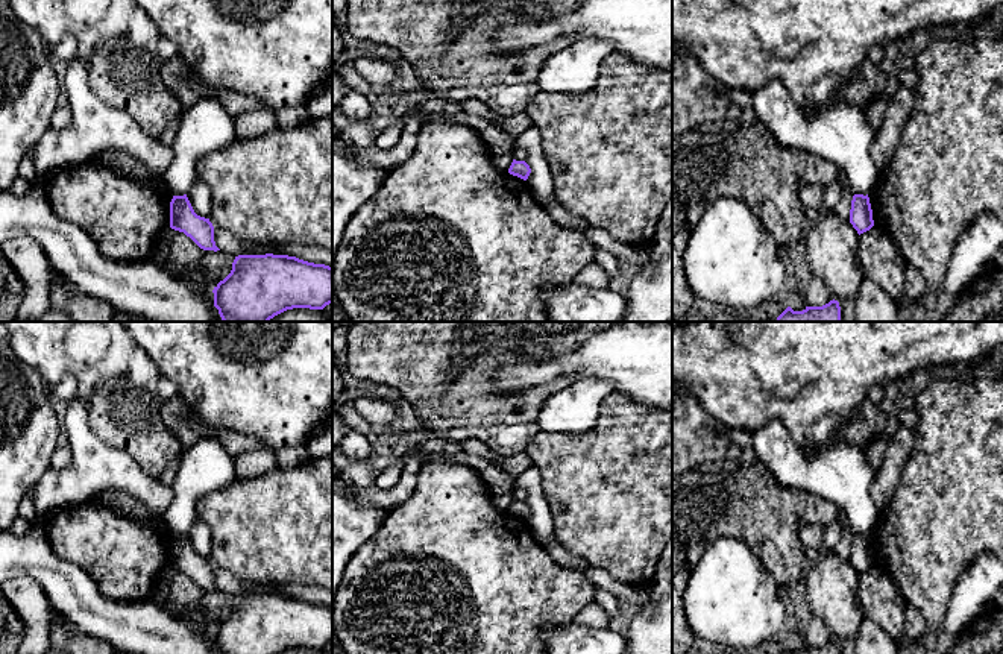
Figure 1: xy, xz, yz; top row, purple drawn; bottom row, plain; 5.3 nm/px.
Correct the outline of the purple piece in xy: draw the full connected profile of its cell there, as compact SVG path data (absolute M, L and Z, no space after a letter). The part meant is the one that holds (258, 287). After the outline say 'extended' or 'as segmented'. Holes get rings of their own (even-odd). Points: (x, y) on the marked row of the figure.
M238 255L232 263L231 273L214 287L212 293L214 307L219 310L223 322L269 322L287 310L323 310L332 303L332 267L288 255Z; as segmented

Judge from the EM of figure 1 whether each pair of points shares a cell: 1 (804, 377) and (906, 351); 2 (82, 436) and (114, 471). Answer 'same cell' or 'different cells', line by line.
1: same cell
2: same cell

